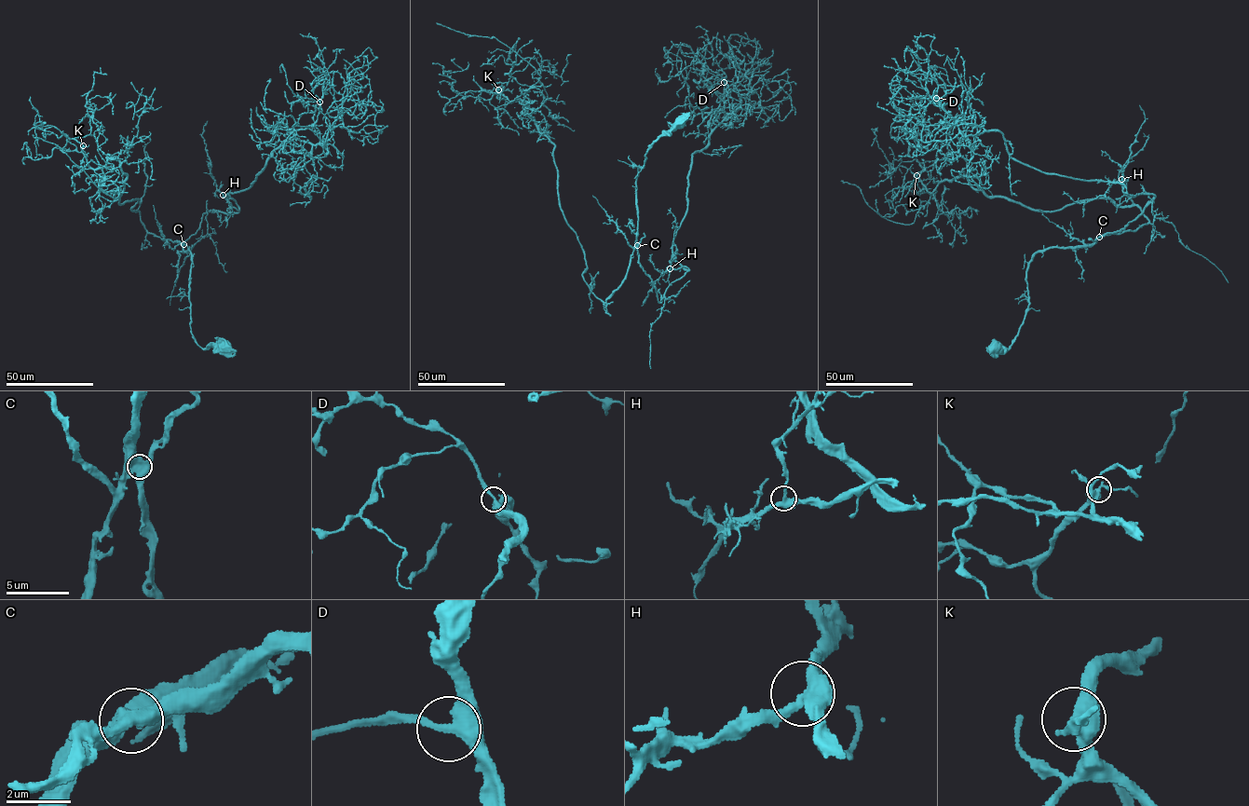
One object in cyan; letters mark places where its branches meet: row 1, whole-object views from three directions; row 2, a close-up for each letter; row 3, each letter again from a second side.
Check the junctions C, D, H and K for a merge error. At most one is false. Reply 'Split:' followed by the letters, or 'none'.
Split: none

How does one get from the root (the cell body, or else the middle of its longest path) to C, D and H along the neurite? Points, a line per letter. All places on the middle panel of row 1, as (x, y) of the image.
C: (678, 122), (649, 146), (643, 166), (637, 169), (637, 245)
D: (678, 122), (637, 169), (638, 262), (659, 303), (689, 271), (673, 238), (725, 82)
H: (678, 122), (649, 146), (636, 183), (638, 262), (658, 302), (668, 286), (689, 269), (670, 268)

